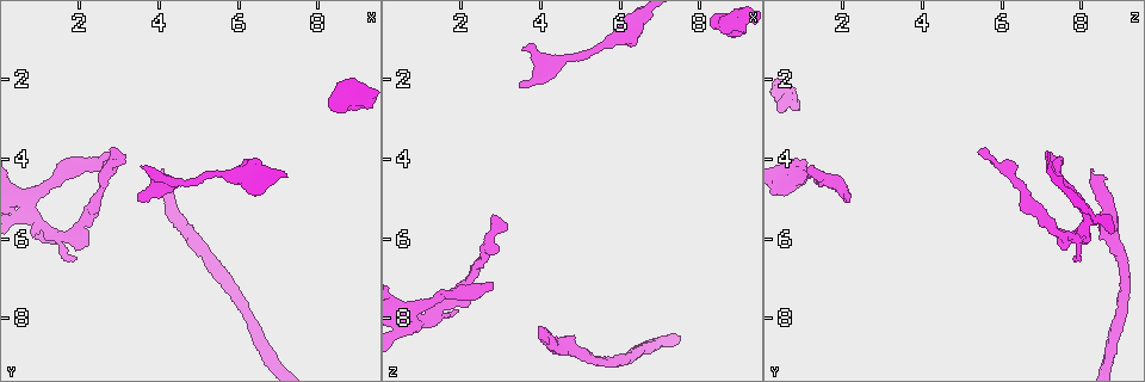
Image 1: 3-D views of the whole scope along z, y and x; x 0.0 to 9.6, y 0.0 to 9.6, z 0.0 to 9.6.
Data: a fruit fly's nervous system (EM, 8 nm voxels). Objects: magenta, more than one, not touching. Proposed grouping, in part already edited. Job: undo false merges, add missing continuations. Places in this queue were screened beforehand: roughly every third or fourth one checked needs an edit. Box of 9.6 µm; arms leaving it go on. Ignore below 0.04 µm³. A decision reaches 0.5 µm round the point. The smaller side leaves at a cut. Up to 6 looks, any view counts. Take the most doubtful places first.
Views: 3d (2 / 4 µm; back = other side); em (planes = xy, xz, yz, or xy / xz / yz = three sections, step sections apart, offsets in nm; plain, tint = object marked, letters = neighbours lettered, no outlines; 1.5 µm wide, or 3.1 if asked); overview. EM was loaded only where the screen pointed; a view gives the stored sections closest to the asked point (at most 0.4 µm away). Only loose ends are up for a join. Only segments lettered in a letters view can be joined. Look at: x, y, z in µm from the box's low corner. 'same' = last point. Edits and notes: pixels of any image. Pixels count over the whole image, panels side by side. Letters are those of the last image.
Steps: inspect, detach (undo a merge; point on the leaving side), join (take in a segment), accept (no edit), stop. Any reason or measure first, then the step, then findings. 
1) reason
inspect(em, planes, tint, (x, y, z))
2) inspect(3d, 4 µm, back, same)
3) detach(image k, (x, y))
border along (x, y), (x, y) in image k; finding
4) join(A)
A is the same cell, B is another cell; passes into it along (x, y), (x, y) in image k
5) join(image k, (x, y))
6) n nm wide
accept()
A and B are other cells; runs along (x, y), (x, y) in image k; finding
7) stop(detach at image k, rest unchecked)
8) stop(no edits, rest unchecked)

branch stops here
inspect(3d, 4 µm, (4.10, 4.20, 8.30))

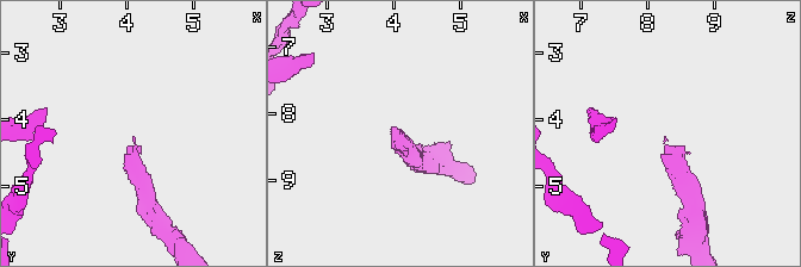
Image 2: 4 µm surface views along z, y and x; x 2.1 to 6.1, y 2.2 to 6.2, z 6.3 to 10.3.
now the EM
inspect(em, xy, step 4, letters, (4.10, 4.25, 8.25))

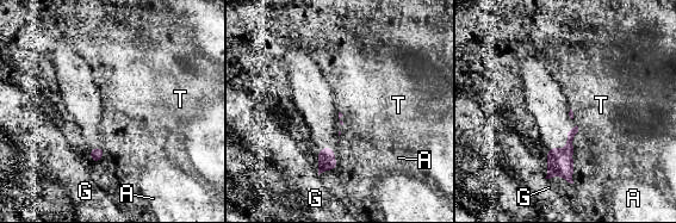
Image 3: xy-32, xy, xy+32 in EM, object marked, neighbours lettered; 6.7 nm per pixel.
accept()
A, G and T are other cells; border along (576, 125), (578, 131) in image 3; no lettered segment goes on from it

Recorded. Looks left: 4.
free end
inspect(em, xy, step 8, letters, (2.85, 3.90, 7.05))

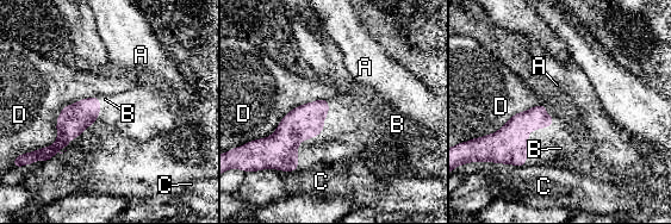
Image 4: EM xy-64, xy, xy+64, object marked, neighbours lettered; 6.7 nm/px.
inspect(em, planes, letters, same)

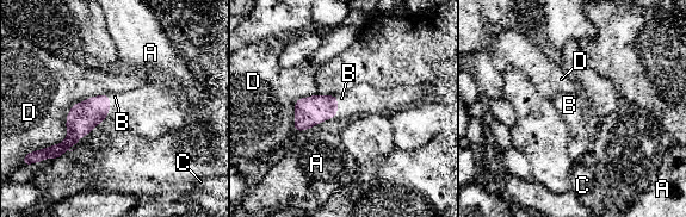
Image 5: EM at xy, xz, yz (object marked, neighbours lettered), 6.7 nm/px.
110 nm wide
accept()
A, B, C and D are other cells; border along (107, 93), (109, 113), (104, 119) in image 5; none of them fits

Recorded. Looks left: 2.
stop(no edits, rest unchecked)

